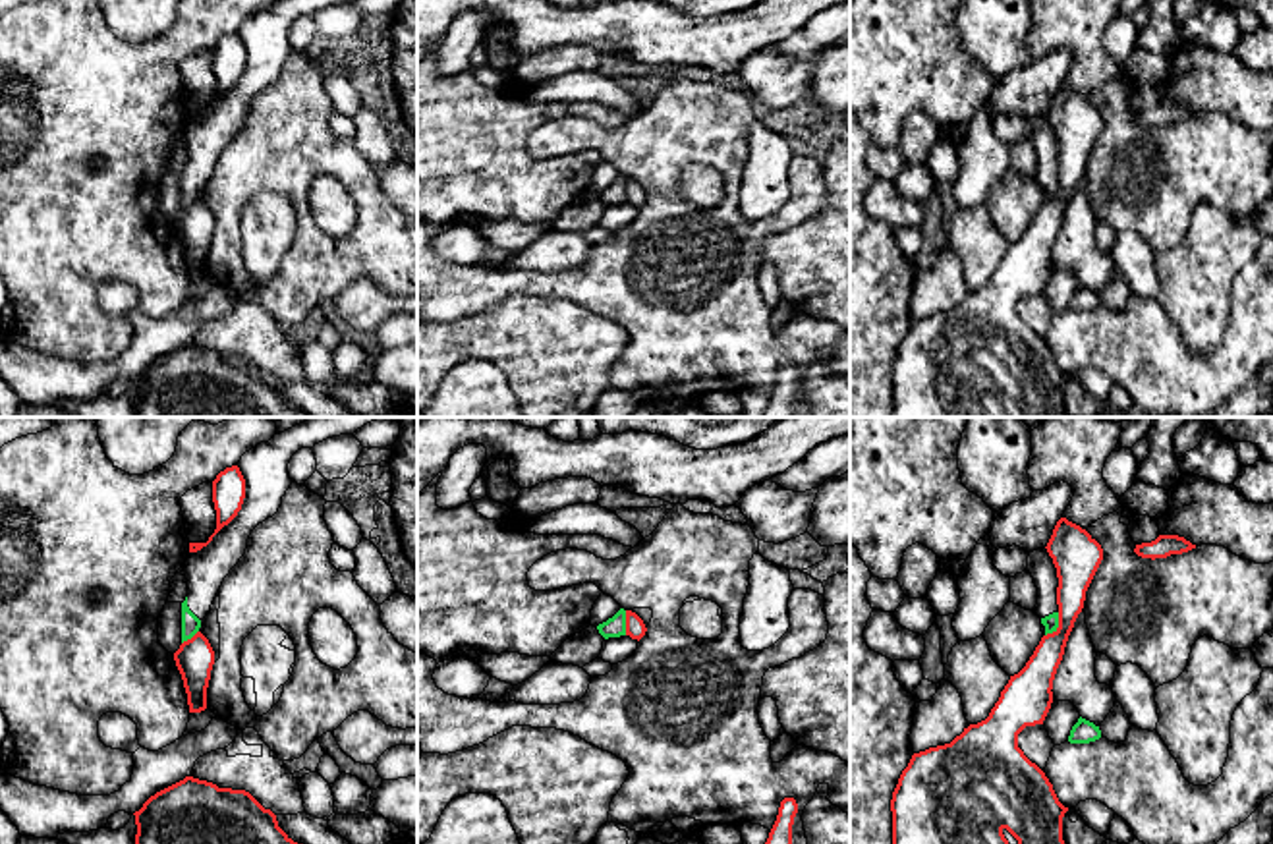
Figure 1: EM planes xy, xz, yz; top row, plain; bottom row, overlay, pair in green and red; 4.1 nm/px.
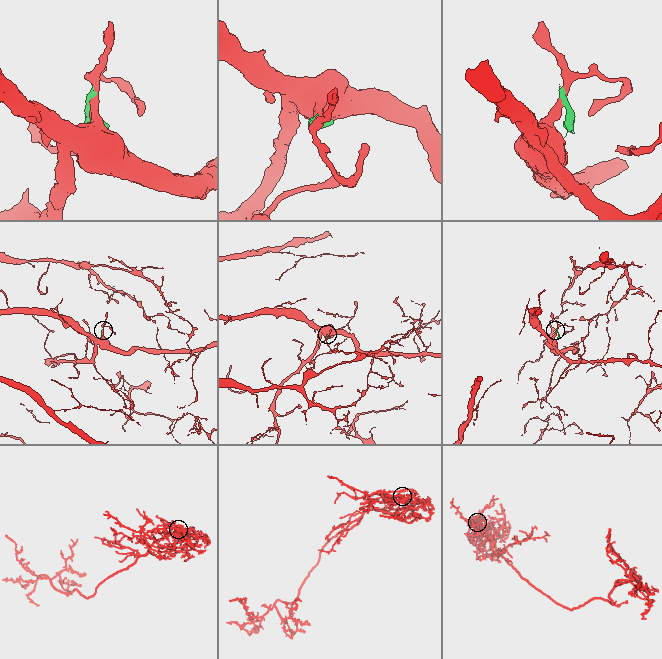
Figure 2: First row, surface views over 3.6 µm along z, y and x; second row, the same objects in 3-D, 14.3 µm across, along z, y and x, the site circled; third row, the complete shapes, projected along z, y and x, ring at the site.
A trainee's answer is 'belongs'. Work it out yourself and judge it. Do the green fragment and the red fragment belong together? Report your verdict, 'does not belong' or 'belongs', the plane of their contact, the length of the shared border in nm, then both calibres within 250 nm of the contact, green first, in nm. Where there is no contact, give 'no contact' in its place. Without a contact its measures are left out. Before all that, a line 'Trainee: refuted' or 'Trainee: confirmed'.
Trainee: refuted
does not belong; meets green in yz; contact 120 nm long; 60 nm thick on the green side, 160 nm on the other

